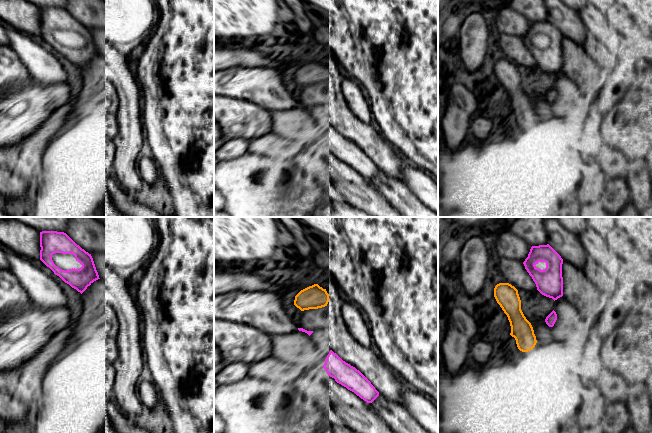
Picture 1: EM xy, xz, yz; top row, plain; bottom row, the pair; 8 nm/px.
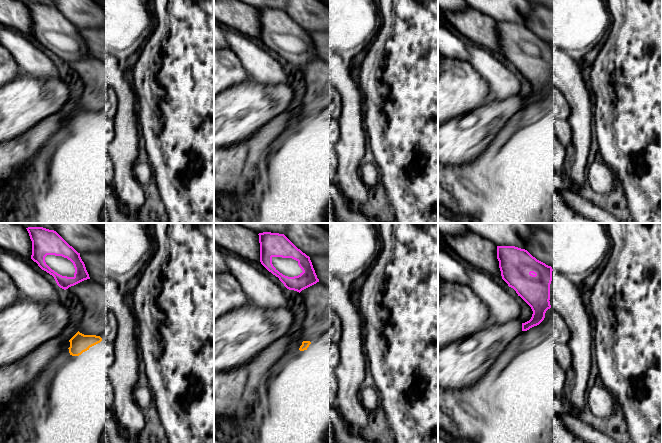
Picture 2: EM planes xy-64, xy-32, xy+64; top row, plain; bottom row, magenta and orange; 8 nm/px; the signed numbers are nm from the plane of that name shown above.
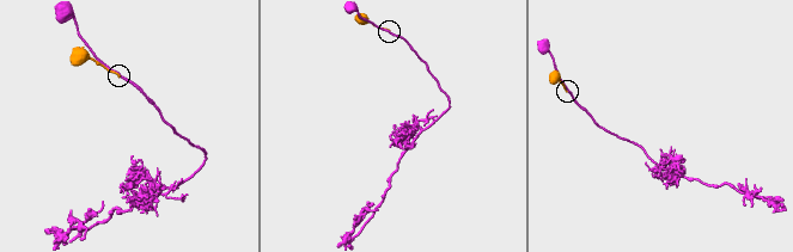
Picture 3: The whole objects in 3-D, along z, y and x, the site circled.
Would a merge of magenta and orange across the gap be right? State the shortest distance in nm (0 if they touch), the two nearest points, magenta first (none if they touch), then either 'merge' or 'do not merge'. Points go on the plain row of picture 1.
gap 110 nm; span yz (545, 97), (532, 103); do not merge

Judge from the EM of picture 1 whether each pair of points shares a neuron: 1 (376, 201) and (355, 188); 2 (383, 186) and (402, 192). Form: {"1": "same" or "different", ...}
{"1": "same", "2": "same"}

